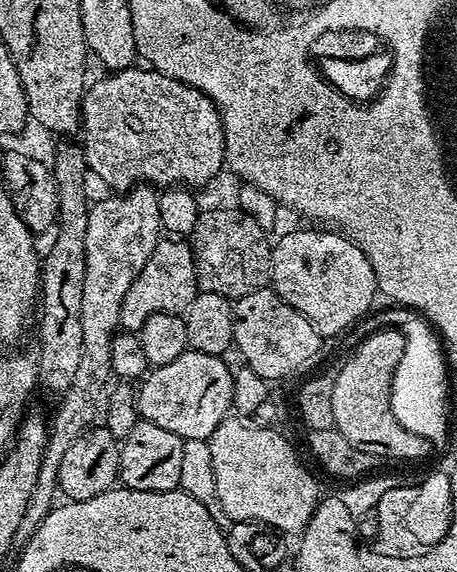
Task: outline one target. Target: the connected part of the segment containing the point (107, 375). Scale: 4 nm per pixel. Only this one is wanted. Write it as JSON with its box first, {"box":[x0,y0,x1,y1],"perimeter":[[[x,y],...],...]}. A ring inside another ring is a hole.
{"box":[13,183,162,548],"perimeter":[[[147,183],[136,185],[126,192],[108,194],[105,200],[100,200],[88,209],[89,221],[86,222],[85,238],[85,281],[82,285],[82,346],[81,361],[78,362],[77,373],[74,374],[74,382],[63,393],[63,400],[55,416],[51,419],[48,431],[47,448],[43,451],[42,464],[38,470],[38,480],[34,484],[34,491],[26,506],[26,513],[15,530],[13,545],[23,548],[26,542],[33,536],[34,530],[45,520],[46,514],[55,507],[58,496],[59,484],[57,482],[58,468],[62,464],[63,455],[70,450],[71,443],[82,433],[91,427],[99,410],[101,413],[105,398],[106,384],[112,378],[112,363],[110,362],[110,346],[112,338],[117,333],[120,325],[122,302],[130,286],[134,286],[134,278],[142,274],[142,266],[150,262],[150,254],[154,254],[156,244],[162,239],[162,227],[159,216],[159,200],[161,193],[155,187]]]}

